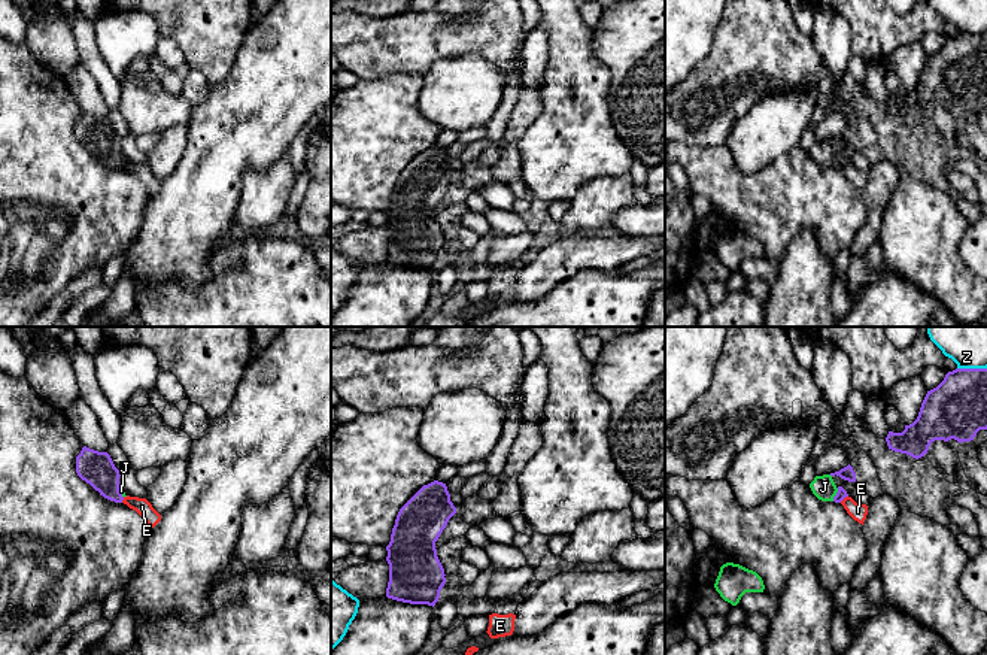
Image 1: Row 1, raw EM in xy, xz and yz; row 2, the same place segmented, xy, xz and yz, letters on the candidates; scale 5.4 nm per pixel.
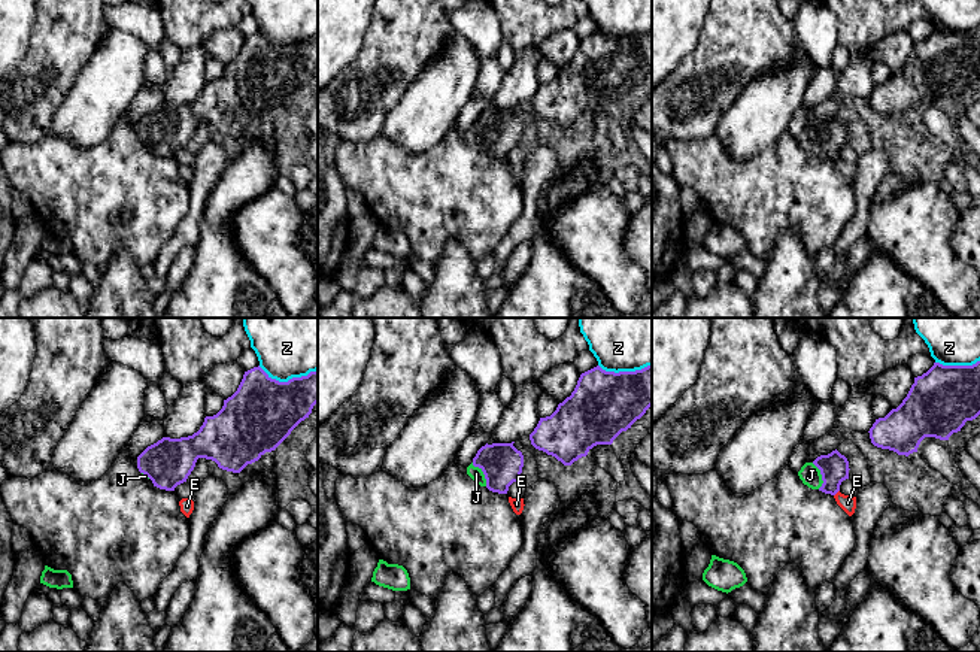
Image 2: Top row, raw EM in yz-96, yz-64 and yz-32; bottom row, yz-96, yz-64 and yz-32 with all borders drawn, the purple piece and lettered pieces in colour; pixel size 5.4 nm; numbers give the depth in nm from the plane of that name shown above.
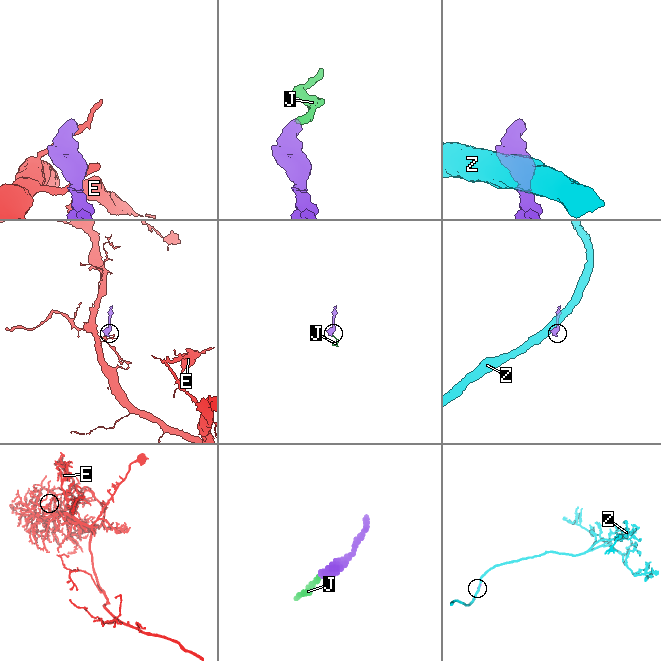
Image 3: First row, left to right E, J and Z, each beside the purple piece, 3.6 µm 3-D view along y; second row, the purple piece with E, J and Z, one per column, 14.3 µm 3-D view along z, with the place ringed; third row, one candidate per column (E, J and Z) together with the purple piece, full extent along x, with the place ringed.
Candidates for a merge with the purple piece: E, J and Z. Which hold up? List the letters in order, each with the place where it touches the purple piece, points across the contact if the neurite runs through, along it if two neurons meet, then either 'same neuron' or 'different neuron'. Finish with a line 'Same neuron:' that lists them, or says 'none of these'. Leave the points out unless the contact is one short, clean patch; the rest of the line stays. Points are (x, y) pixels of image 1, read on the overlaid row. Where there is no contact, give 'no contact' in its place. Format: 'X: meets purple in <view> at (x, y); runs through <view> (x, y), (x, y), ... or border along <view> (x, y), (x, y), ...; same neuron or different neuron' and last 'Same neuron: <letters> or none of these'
E: meets purple in yz at (843, 499); border along yz (847, 496), (840, 502); different neuron
J: meets purple in yz at (837, 494); runs through yz (841, 494), (837, 494), (829, 493), (823, 487); same neuron
Z: meets purple in yz at (972, 369); different neuron
Same neuron: J

